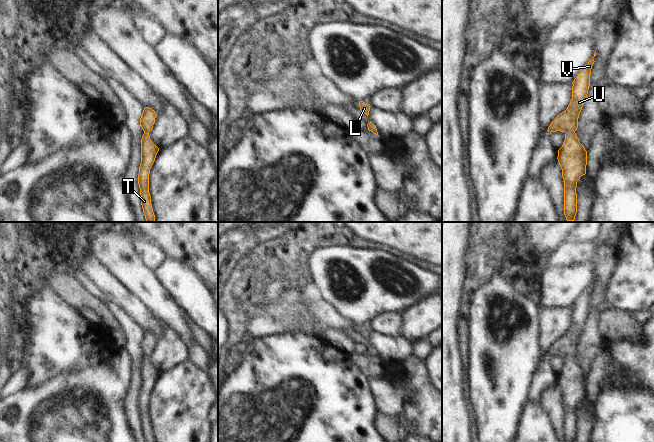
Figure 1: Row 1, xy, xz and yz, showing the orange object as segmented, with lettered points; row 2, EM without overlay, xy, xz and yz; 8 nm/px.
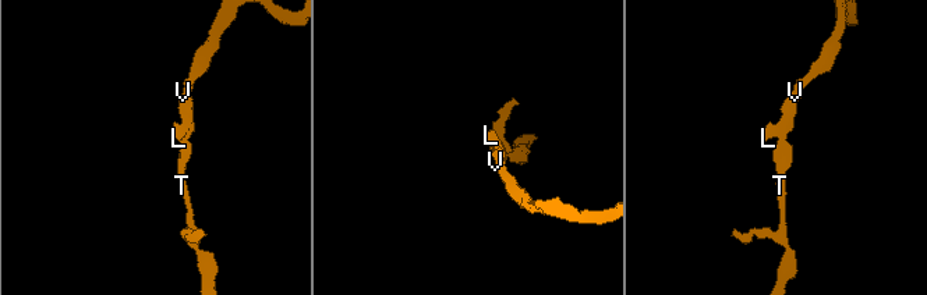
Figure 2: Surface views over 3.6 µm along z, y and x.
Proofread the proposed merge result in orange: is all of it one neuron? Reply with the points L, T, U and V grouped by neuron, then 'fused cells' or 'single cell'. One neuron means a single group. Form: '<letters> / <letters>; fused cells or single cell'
L T U V; single cell

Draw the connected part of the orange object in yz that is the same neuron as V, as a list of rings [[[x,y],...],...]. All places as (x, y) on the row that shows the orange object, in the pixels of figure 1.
[[[592,58],[584,70],[572,82],[572,99],[567,109],[560,113],[548,127],[548,132],[565,132],[565,140],[558,150],[558,162],[564,179],[564,215],[567,221],[574,221],[577,213],[577,181],[586,174],[587,151],[580,143],[575,131],[578,128],[578,118],[586,100]]]

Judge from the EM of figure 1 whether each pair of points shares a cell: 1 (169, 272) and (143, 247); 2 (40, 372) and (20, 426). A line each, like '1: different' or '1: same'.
1: different
2: different

